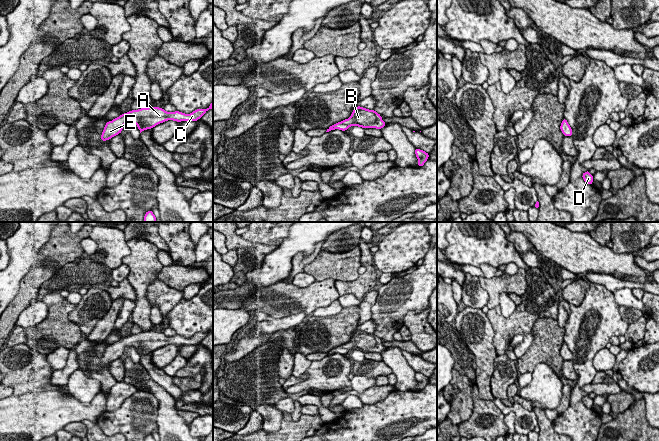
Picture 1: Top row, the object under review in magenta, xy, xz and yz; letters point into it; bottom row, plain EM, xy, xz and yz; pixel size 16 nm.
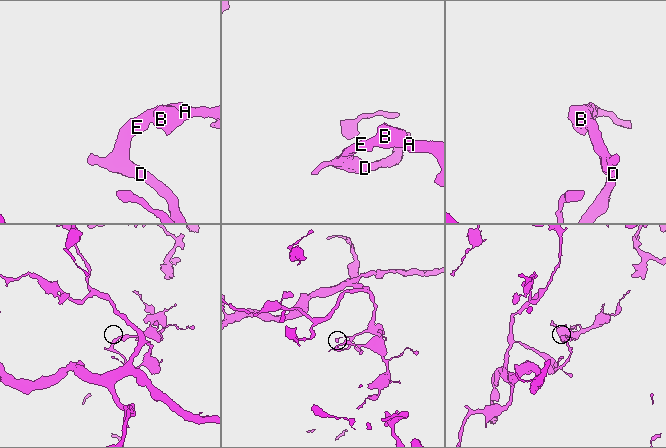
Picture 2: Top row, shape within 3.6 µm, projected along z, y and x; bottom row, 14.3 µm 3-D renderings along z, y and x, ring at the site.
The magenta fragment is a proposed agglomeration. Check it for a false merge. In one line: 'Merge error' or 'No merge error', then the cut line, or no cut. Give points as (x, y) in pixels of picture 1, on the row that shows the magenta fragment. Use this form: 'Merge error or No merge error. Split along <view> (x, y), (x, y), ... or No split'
No merge error. No split

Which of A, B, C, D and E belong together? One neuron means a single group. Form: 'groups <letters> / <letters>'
groups A B C D E

